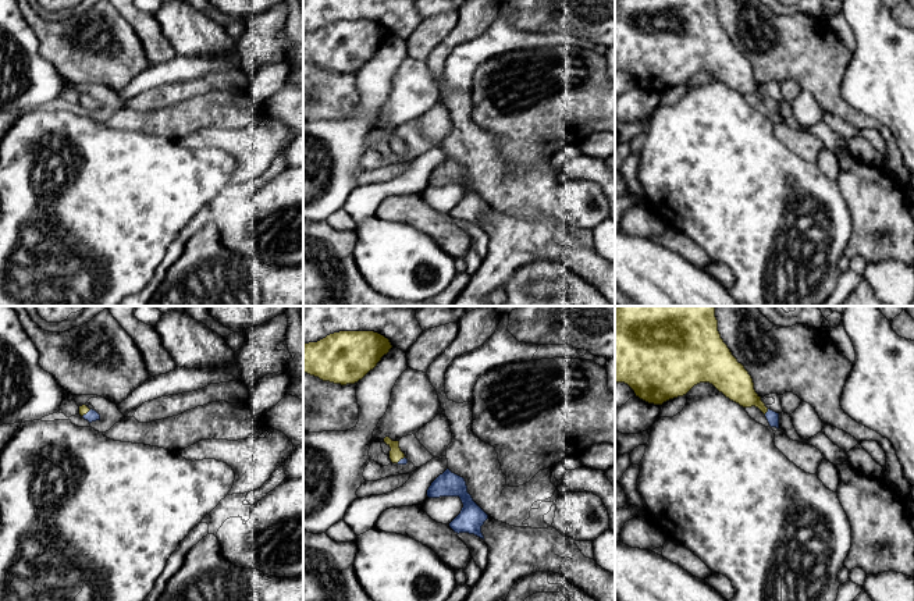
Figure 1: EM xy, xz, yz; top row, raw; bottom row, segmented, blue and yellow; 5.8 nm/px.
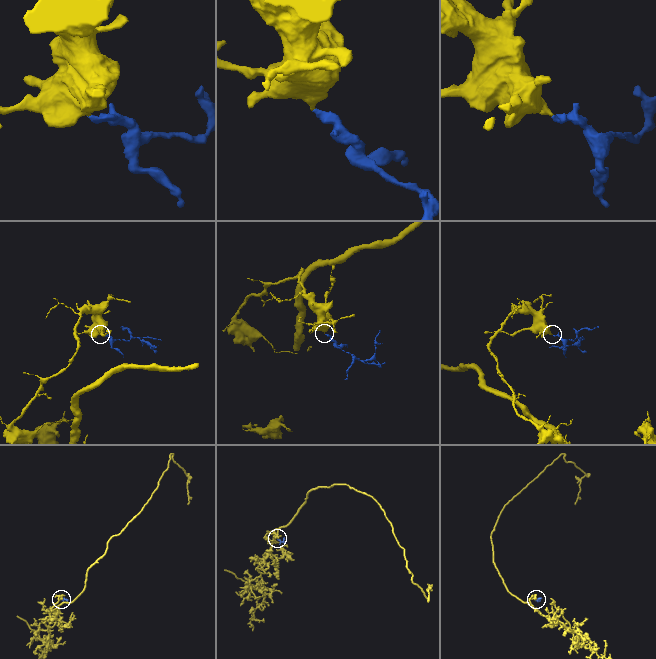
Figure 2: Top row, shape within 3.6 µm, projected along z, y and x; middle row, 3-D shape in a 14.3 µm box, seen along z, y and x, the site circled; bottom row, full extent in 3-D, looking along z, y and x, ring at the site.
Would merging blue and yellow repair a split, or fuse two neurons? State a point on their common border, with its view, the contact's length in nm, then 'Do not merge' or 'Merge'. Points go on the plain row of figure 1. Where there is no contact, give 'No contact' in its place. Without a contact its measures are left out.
Touches blue at yz (767, 100). Shared border 40 nm. Merge

